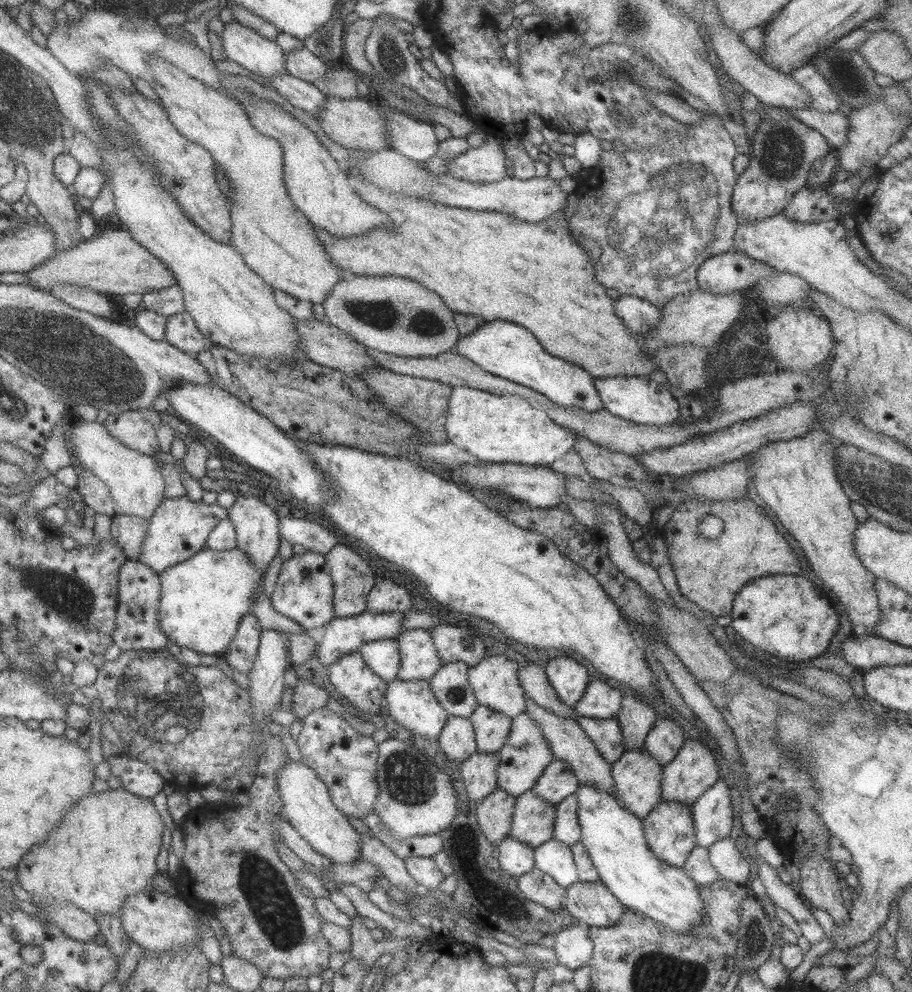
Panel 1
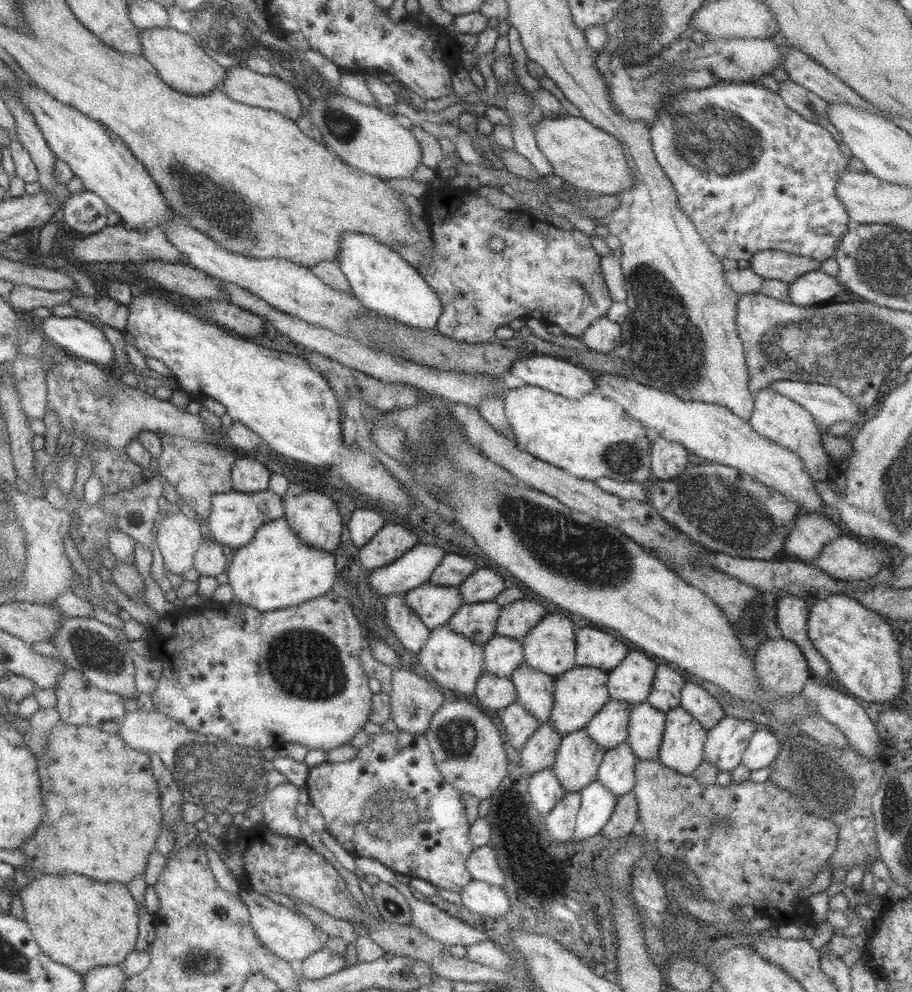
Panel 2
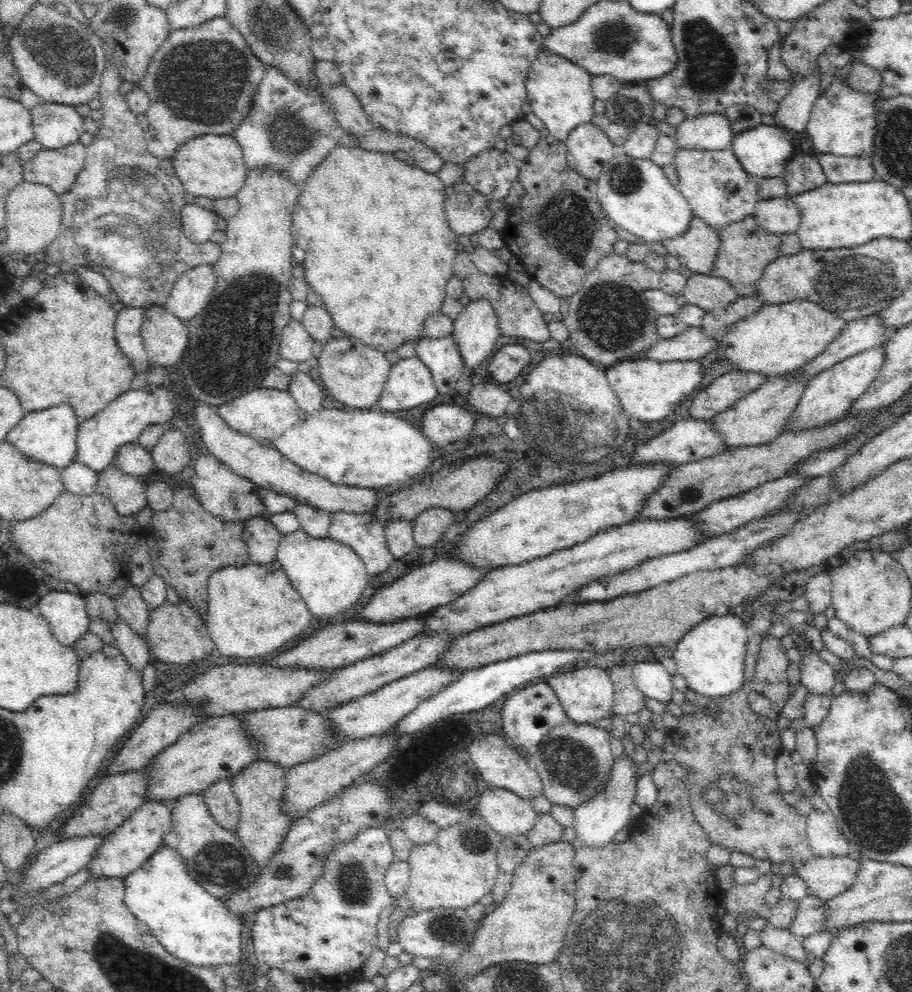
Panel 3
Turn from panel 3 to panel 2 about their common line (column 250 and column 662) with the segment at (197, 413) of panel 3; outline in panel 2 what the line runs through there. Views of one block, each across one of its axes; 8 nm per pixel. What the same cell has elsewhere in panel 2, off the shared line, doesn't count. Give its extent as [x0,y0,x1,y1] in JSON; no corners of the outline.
[650,437,690,480]

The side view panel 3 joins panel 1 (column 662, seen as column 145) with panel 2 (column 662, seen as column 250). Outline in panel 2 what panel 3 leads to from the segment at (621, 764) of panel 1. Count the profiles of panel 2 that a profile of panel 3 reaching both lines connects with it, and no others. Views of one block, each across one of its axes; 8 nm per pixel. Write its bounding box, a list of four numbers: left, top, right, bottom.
[658,706,708,775]

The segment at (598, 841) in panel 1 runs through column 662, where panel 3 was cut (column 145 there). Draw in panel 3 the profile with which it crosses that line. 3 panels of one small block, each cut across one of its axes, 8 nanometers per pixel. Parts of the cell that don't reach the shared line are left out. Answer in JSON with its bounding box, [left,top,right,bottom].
[123,846,244,967]

